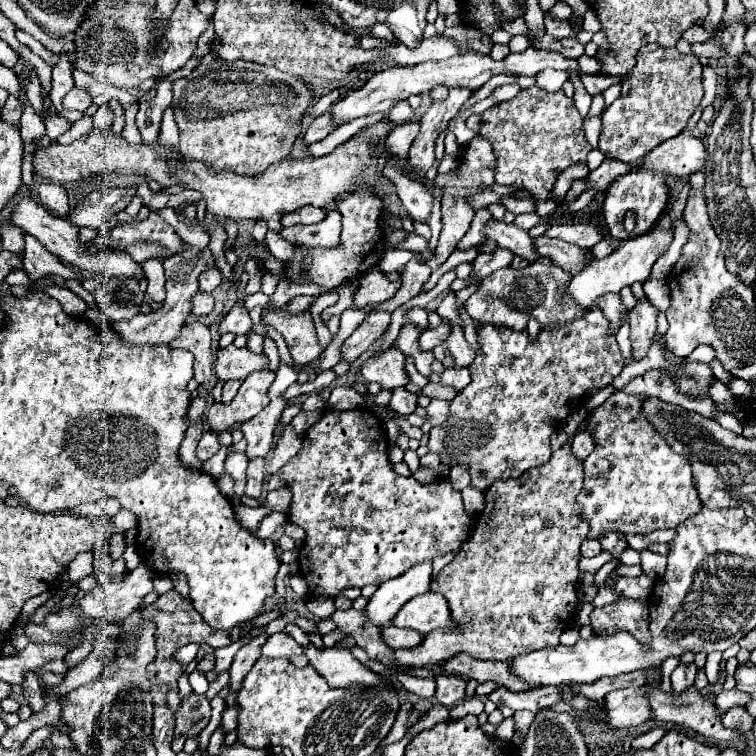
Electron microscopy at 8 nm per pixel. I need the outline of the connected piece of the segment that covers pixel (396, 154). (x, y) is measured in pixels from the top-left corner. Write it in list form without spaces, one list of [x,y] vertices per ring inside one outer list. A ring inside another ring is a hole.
[[[407,122],[407,124],[395,126],[391,130],[391,136],[387,136],[387,140],[385,140],[385,150],[389,152],[389,160],[395,160],[395,162],[403,160],[417,134],[419,134],[417,122]]]

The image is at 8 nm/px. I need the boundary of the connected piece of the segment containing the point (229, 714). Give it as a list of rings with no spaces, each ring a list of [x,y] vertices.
[[[235,705],[223,713],[221,727],[225,734],[234,730],[237,726],[237,708],[237,705]]]

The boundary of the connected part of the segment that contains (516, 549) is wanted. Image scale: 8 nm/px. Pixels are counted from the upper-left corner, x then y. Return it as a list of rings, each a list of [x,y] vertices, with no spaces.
[[[571,442],[553,452],[547,464],[531,468],[519,478],[499,480],[485,492],[485,510],[477,516],[471,536],[461,546],[455,560],[447,564],[431,584],[431,590],[447,598],[459,630],[429,632],[423,636],[419,646],[413,646],[411,650],[393,650],[397,664],[413,668],[435,666],[459,652],[469,652],[481,660],[507,662],[509,658],[525,652],[559,646],[559,636],[579,604],[577,562],[581,558],[581,542],[589,532],[589,526],[581,520],[581,512],[575,502],[579,490],[583,488],[583,464],[571,456],[569,444]]]

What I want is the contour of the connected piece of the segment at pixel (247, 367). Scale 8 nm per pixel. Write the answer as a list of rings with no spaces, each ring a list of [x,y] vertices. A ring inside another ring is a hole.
[[[229,346],[219,350],[217,362],[215,362],[215,374],[219,380],[245,380],[251,372],[267,370],[269,358],[265,354],[253,354],[247,348]]]

